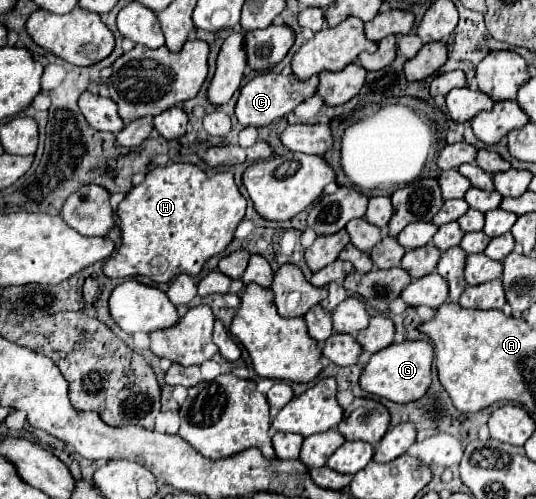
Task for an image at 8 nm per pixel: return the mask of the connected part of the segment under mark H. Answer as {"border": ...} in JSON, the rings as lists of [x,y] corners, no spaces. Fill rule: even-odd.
{"border":[[[191,163],[155,167],[117,207],[123,243],[105,263],[105,275],[145,275],[155,283],[167,283],[181,273],[197,275],[209,257],[223,253],[233,241],[245,209],[247,201],[237,189],[231,171],[207,173]]]}

